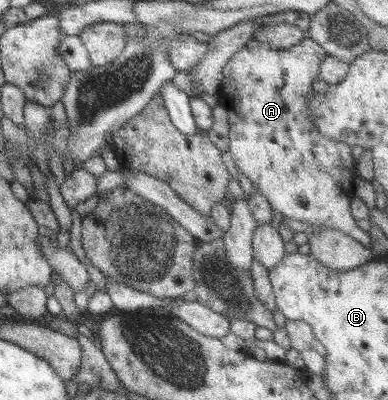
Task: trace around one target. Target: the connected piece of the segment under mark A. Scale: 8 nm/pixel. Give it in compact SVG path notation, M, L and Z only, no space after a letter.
M304 38L298 45L294 45L287 50L274 49L270 44L258 42L258 40L250 40L244 47L242 47L242 49L239 49L234 55L230 56L230 59L227 60L226 67L223 69L223 81L222 87L220 87L220 99L218 101L219 105L226 107L229 111L228 144L230 144L230 148L228 152L232 155L240 173L244 173L244 175L250 179L254 188L259 189L264 197L266 197L266 200L270 203L276 216L312 224L313 228L311 233L315 233L315 231L323 231L324 229L336 229L337 231L342 231L345 235L352 237L352 240L358 241L363 246L372 249L370 235L364 231L364 229L358 227L357 220L352 216L350 211L350 203L355 191L354 182L357 176L355 160L354 157L352 157L352 149L348 144L336 140L328 140L328 138L318 130L318 126L314 124L316 116L312 114L310 104L308 104L310 103L310 99L312 99L312 95L314 95L314 87L312 86L312 83L318 79L320 65L327 56L327 50L312 38Z

